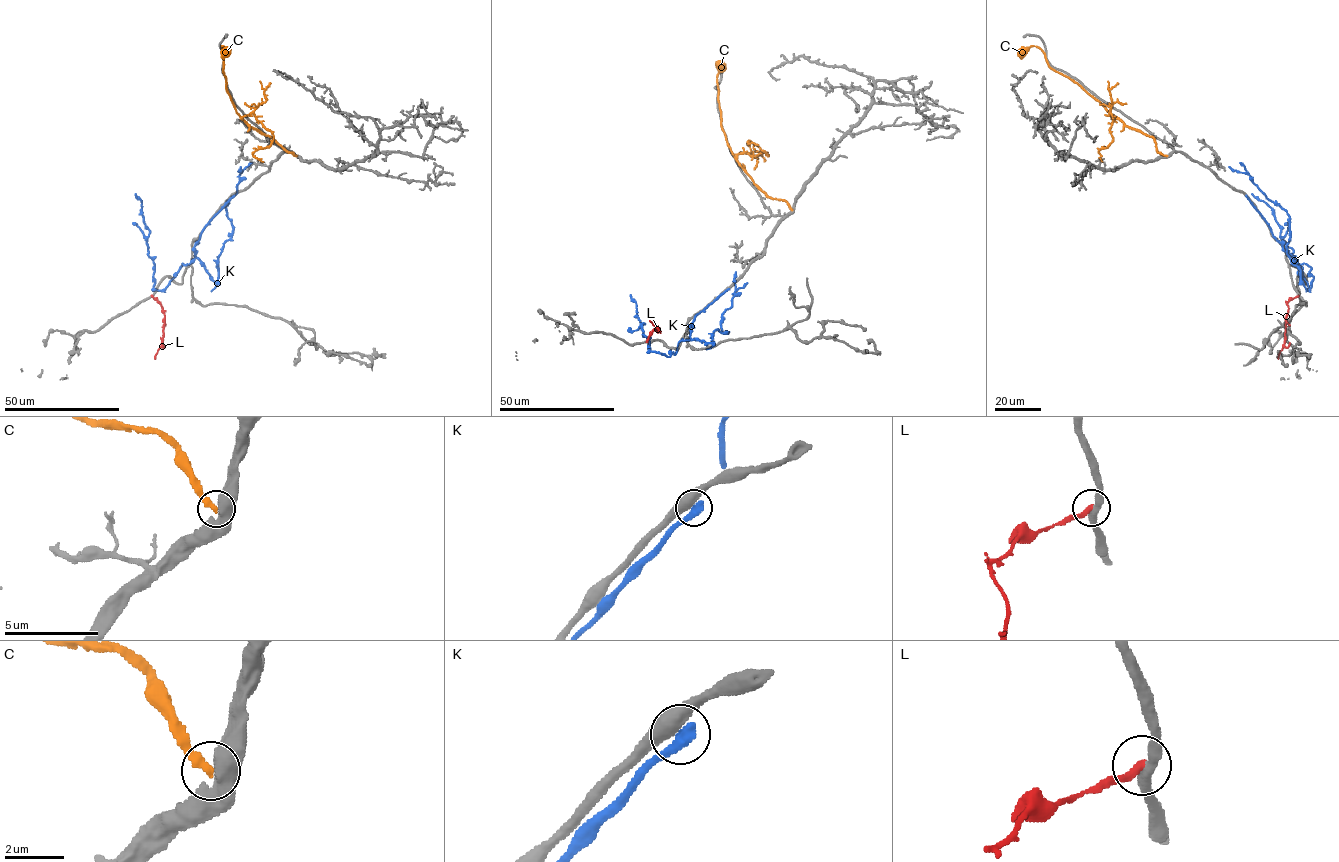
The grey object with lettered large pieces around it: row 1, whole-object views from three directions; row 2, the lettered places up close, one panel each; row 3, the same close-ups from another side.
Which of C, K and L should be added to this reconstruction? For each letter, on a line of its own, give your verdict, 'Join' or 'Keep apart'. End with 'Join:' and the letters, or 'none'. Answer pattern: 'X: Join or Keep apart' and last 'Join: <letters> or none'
C: Keep apart
K: Keep apart
L: Keep apart
Join: none

